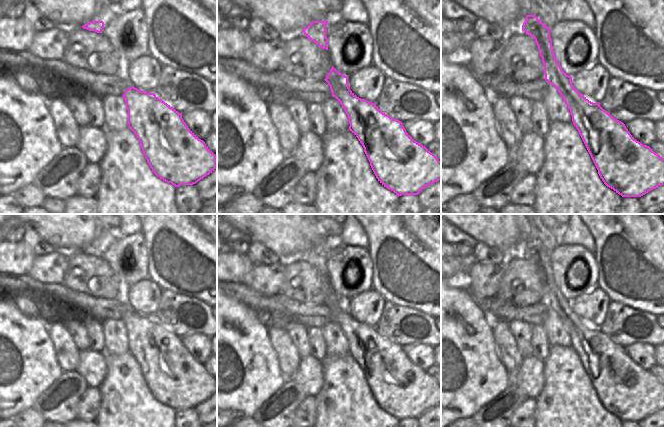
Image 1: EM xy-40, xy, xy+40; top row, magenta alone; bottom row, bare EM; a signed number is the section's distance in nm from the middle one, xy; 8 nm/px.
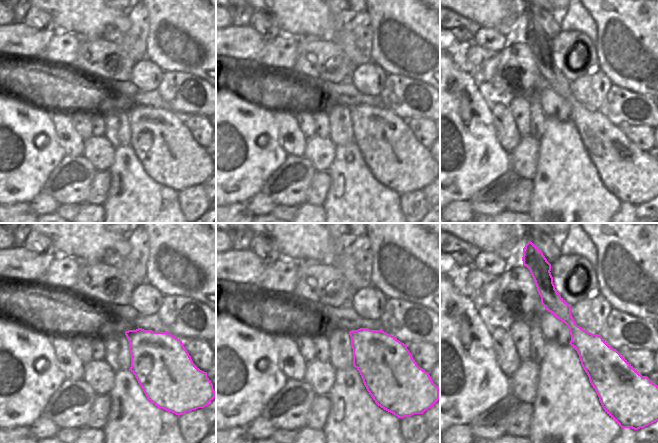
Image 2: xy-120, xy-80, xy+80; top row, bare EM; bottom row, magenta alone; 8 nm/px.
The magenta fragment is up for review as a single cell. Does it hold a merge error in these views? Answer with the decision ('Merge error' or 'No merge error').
Merge error

